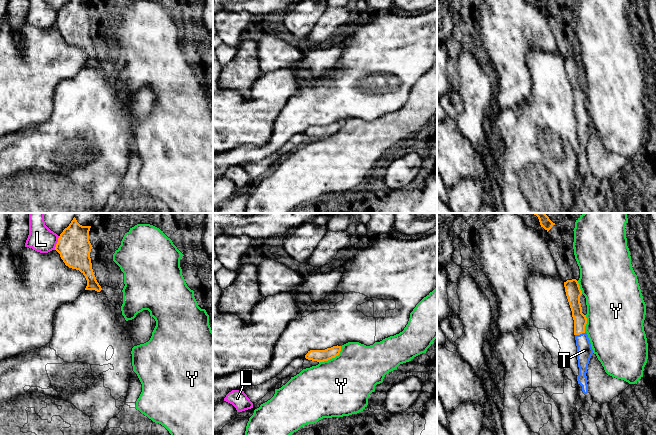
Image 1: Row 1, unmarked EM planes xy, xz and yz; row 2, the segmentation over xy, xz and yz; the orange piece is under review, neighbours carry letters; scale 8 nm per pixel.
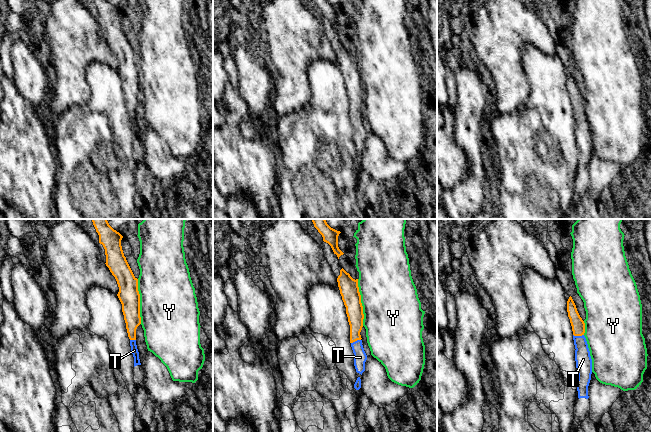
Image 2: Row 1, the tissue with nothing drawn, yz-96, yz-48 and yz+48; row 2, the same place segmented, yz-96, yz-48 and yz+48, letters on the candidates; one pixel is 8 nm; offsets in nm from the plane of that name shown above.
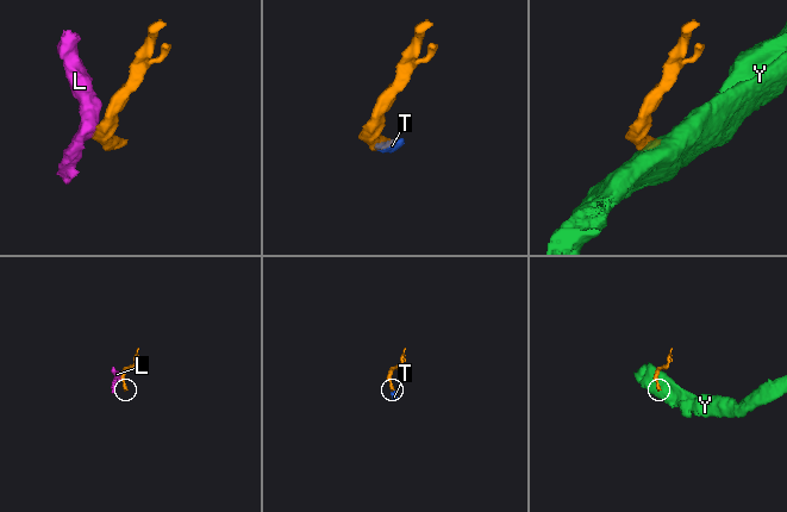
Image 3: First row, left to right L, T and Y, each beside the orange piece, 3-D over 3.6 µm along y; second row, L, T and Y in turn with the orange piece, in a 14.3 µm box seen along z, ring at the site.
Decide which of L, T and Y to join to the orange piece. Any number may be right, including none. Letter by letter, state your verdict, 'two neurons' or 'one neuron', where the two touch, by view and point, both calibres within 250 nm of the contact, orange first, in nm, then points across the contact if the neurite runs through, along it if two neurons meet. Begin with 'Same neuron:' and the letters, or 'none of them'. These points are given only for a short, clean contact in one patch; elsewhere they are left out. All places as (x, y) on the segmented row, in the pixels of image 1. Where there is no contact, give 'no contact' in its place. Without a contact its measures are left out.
Same neuron: T
L: two neurons | xy (57, 243) | 260/200 nm | along xy (59, 236), (54, 249)
T: one neuron | yz (580, 333) | 110/130 nm | across yz (580, 320), (580, 333), (584, 350)
Y: two neurons | xz (332, 357) | 100/480 nm

